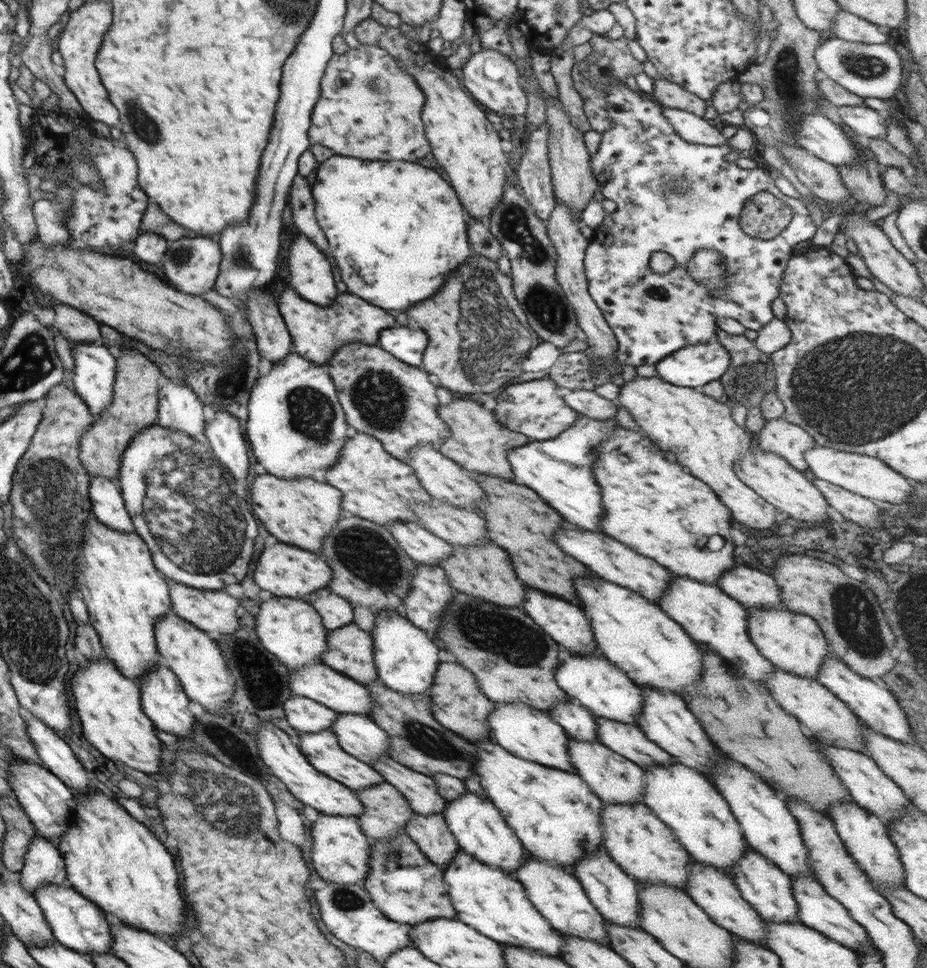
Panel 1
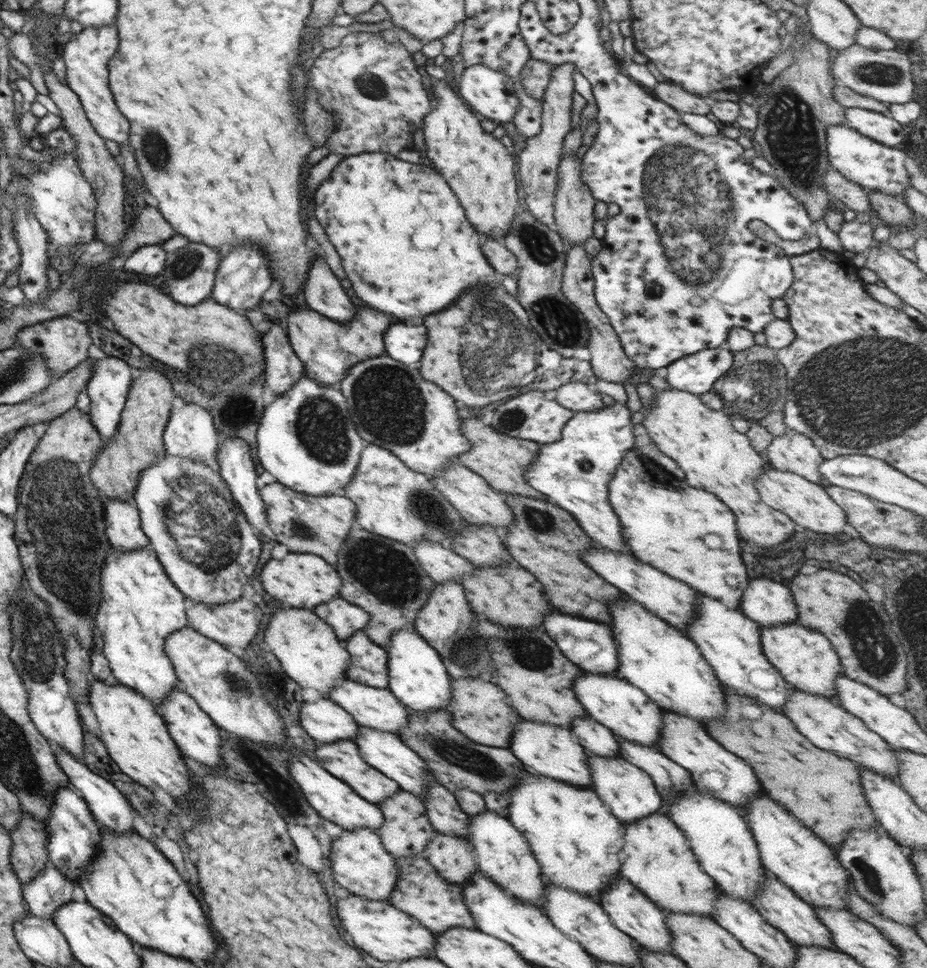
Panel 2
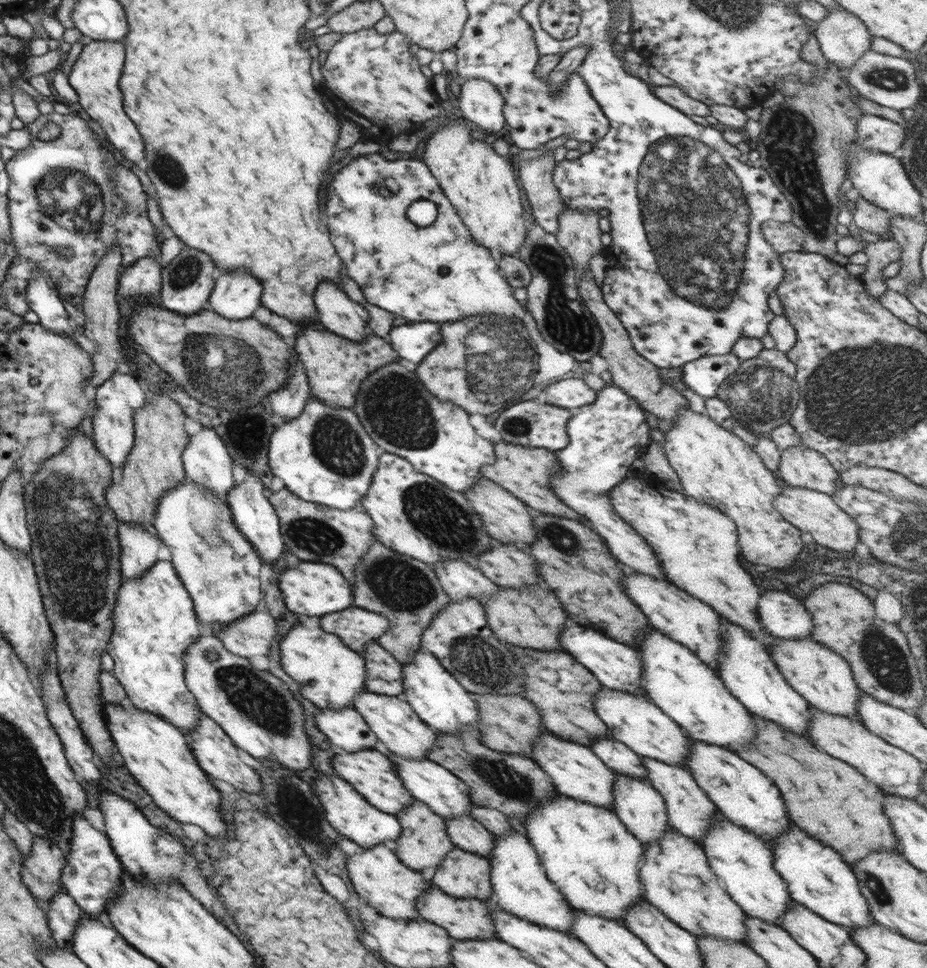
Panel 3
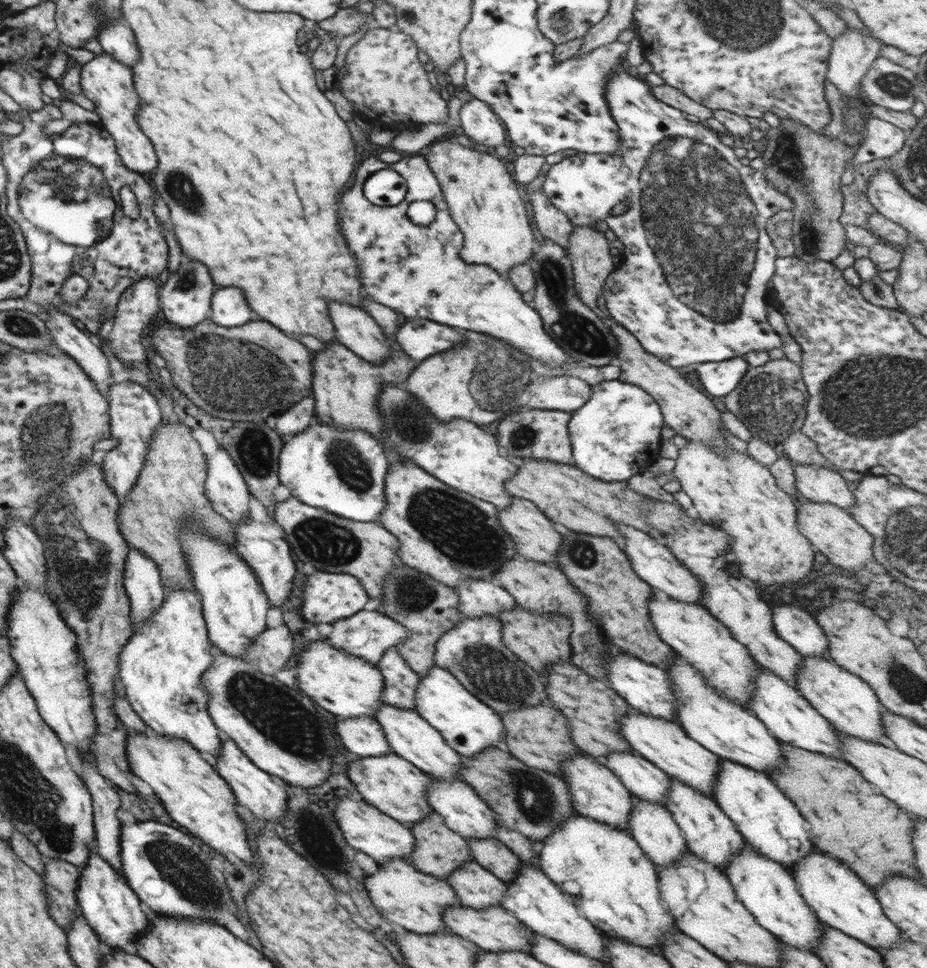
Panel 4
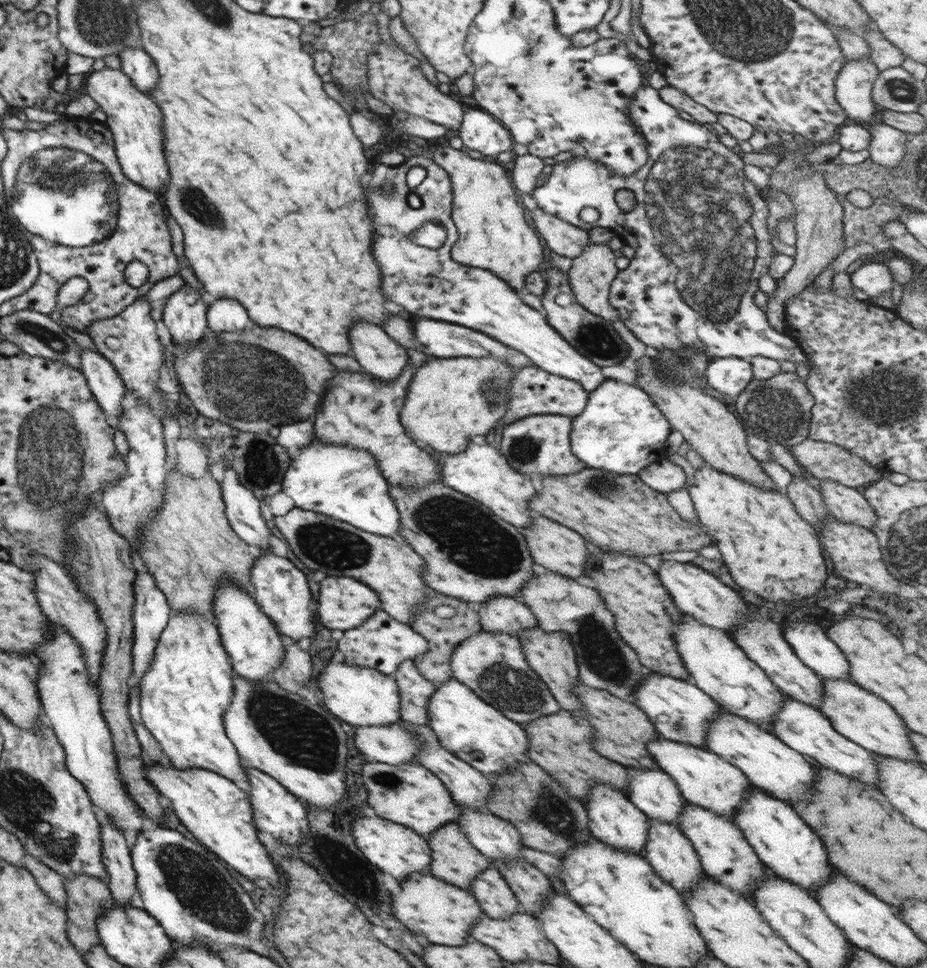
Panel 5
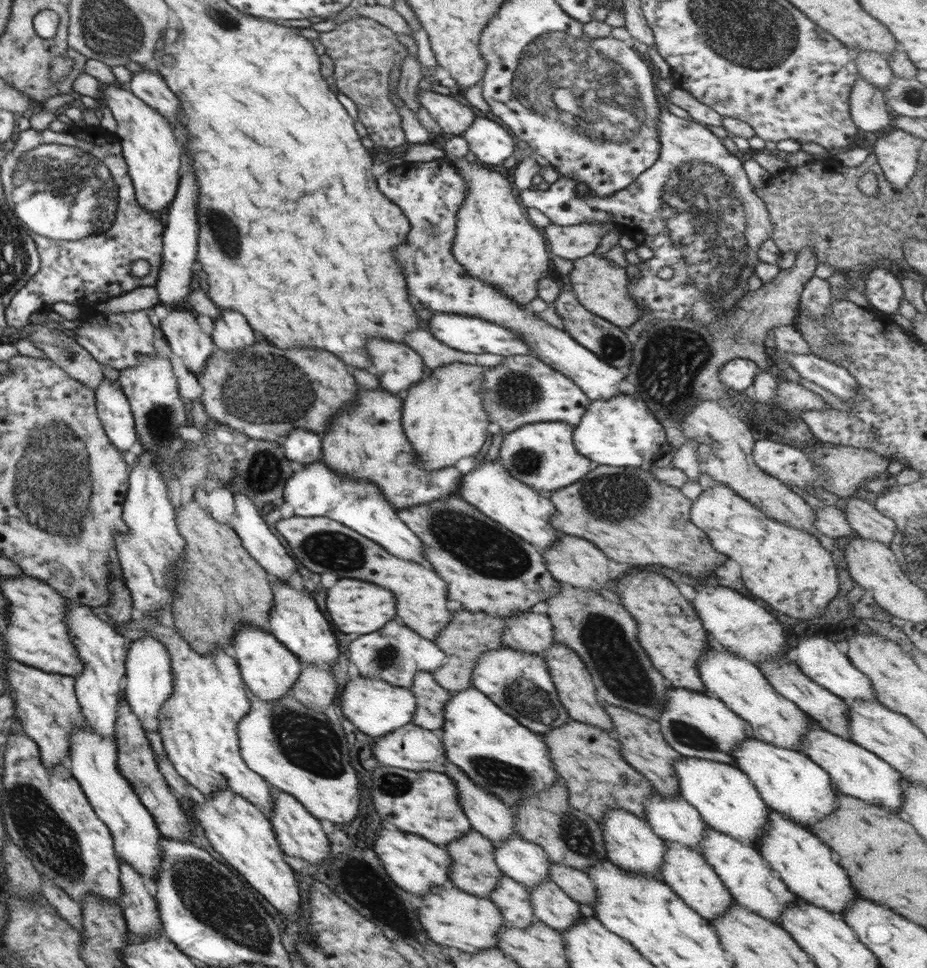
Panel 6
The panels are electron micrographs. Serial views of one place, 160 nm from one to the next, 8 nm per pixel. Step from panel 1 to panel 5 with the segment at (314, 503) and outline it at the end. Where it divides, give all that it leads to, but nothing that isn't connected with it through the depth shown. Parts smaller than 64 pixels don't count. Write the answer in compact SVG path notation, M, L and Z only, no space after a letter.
M296 506L284 516L275 516L273 519L300 562L311 570L322 570L328 576L352 576L367 584L379 596L380 609L386 610L401 623L409 624L411 616L420 610L421 604L430 596L432 590L423 579L425 562L407 544L364 532L341 520Z

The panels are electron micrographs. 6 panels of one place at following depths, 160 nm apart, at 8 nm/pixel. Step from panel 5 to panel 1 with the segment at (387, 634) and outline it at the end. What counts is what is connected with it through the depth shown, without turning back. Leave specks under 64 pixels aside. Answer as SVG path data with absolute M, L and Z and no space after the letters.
M326 588L318 589L306 595L304 600L311 604L321 616L327 630L336 630L354 620L352 605L341 596Z

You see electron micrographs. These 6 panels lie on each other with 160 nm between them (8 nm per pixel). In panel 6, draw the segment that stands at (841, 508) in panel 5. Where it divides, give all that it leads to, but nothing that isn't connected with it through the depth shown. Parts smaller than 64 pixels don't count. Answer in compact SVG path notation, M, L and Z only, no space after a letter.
M849 496L841 503L848 524L855 534L864 540L876 540L882 544L890 545L896 536L897 524L884 516L876 507L864 499Z

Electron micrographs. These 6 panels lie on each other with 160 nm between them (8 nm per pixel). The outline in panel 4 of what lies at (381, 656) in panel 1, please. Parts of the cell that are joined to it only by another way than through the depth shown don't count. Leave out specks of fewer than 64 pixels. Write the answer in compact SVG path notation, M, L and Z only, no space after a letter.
M431 666L428 674L420 676L415 692L414 710L444 737L446 744L461 756L473 757L486 747L503 747L504 725L499 713L481 700L447 670Z

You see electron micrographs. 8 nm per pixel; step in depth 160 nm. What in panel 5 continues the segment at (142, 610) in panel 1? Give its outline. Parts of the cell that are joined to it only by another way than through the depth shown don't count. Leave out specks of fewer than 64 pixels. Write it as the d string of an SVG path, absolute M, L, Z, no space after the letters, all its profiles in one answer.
M172 612L165 630L155 644L148 672L140 680L140 714L143 725L162 745L164 754L177 769L208 769L249 792L244 766L236 747L226 734L223 721L225 710L233 697L236 675L228 653L222 646L217 626L211 620L196 613Z

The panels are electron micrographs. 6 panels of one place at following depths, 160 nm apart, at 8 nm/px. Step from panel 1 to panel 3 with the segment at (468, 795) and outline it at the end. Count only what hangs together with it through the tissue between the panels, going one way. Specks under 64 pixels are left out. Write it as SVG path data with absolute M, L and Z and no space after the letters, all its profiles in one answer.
M512 831L501 837L495 836L490 861L490 877L494 889L494 902L498 908L526 922L546 926L571 934L574 924L574 910L564 899L564 895L547 878L535 848L527 837L518 831Z

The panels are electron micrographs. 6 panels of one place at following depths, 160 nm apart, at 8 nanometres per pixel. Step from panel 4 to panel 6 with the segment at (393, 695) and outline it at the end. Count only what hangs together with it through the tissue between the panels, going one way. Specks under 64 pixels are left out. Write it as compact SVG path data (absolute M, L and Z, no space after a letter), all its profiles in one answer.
M428 672L416 674L411 691L416 697L412 723L426 730L440 732L444 724L444 706L450 700L452 692L438 685L433 674Z

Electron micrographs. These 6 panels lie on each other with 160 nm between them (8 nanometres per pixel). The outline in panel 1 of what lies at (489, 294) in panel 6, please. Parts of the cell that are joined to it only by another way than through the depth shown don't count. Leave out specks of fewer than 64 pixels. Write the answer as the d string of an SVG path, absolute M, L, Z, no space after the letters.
M333 154L318 164L311 178L315 217L328 238L342 280L348 292L370 304L384 310L406 310L432 296L444 284L446 274L458 268L468 254L473 254L466 236L467 216L462 203L452 185L432 168L400 160L362 160Z

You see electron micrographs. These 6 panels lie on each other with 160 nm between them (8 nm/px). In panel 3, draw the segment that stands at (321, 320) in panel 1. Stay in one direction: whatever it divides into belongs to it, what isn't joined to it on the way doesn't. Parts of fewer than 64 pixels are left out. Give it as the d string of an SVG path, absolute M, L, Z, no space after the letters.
M318 321L300 327L294 349L305 367L312 396L326 406L354 410L360 383L377 368L398 360L392 346L371 331L361 341L353 341L330 332Z

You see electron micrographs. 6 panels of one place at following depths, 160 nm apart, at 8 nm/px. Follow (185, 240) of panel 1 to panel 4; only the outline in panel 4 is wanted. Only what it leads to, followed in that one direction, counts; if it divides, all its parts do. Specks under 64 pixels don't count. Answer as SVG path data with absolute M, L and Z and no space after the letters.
M186 255L181 256L180 267L176 272L170 273L164 286L159 289L160 309L169 323L180 328L190 328L199 322L211 318L211 298L216 289L209 268L197 260Z

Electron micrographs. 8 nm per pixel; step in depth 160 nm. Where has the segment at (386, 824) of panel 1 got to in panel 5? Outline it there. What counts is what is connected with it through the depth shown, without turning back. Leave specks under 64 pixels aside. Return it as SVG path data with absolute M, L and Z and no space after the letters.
M457 822L446 823L426 838L428 838L427 842L430 842L432 857L428 874L446 881L447 884L469 891L472 881L476 880L484 869L491 868L489 859L470 844Z

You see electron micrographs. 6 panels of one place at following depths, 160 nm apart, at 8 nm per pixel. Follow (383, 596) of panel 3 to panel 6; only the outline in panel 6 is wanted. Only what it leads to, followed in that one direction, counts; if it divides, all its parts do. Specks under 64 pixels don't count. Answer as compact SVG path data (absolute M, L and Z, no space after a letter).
M466 609L451 612L450 622L435 636L435 643L445 654L445 663L433 672L434 681L451 692L461 691L472 686L472 669L478 657L486 651L506 647L501 642L505 627L503 617L485 612L472 612Z

